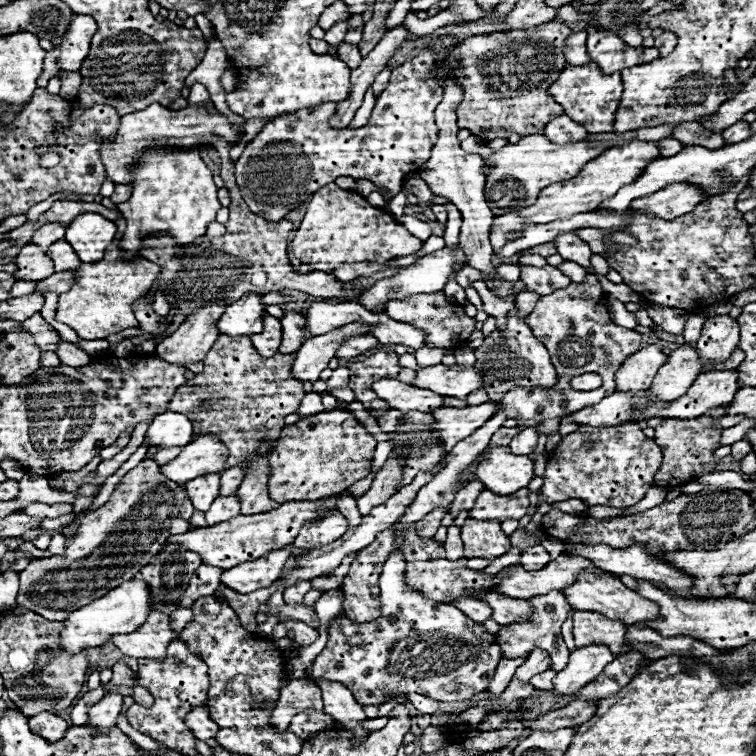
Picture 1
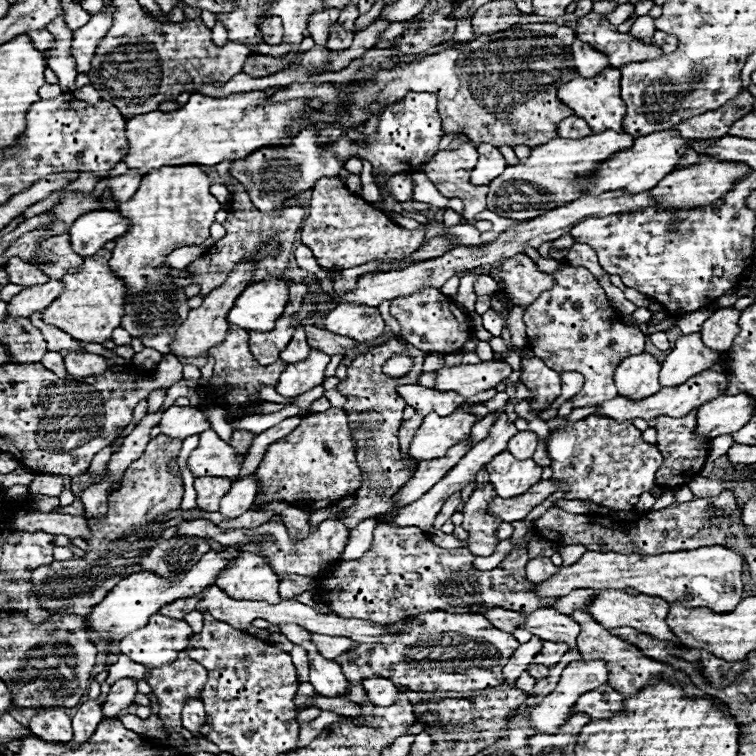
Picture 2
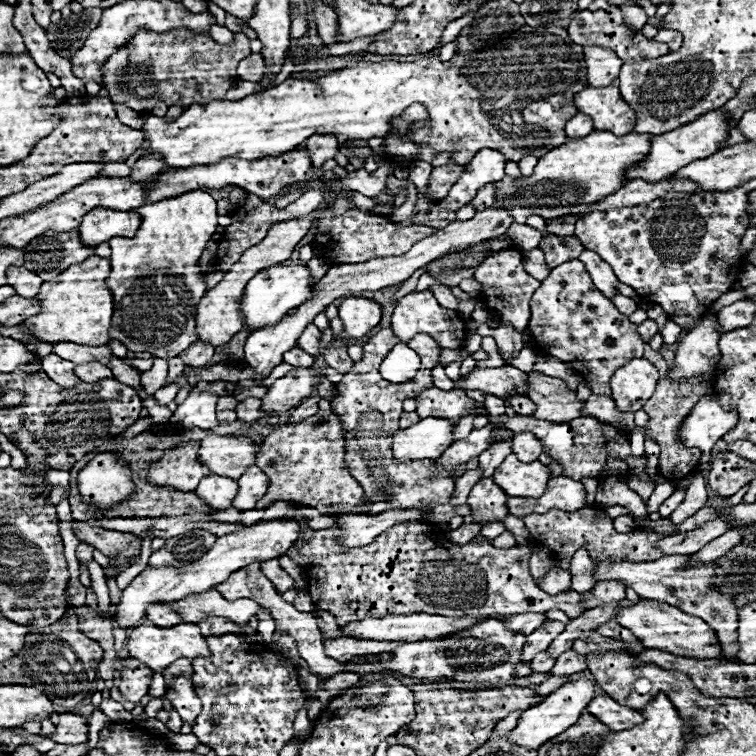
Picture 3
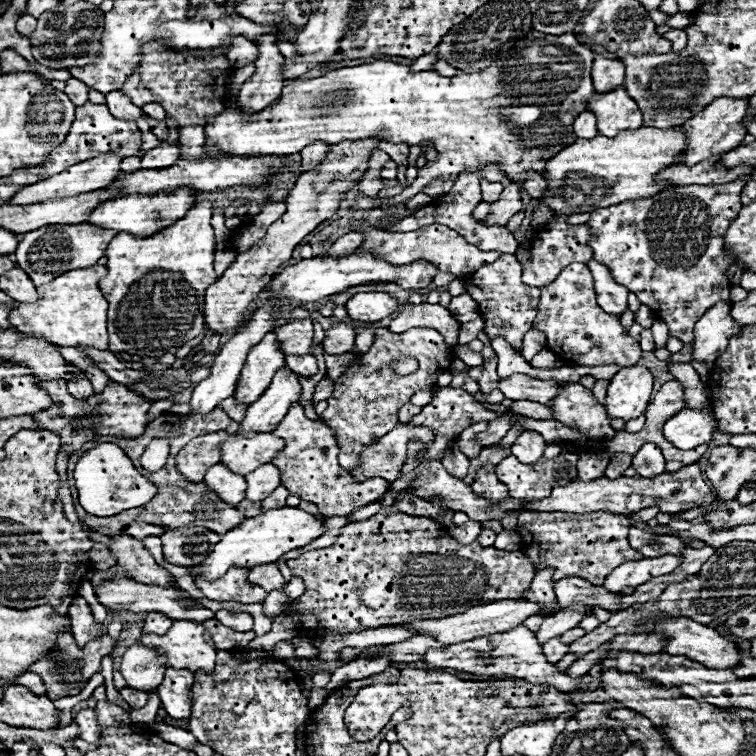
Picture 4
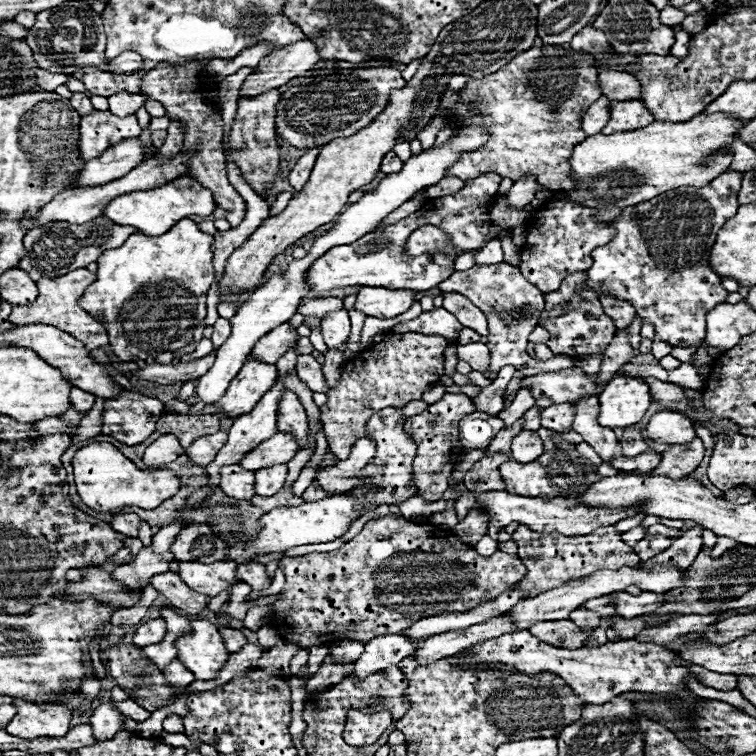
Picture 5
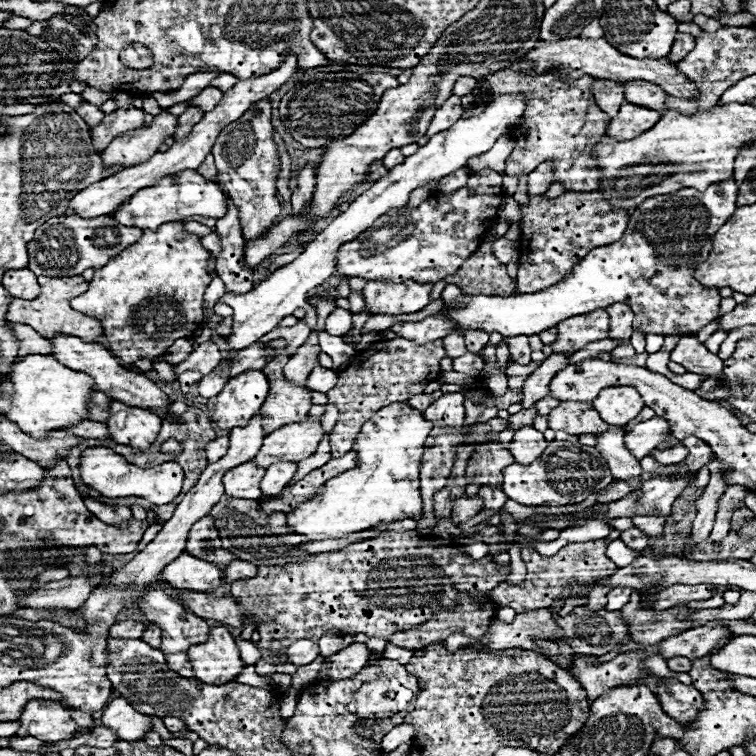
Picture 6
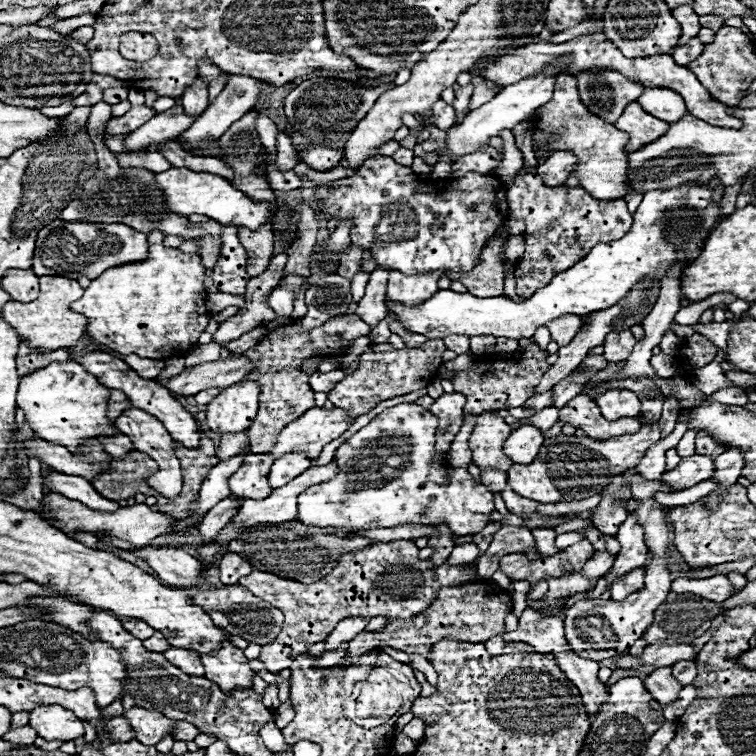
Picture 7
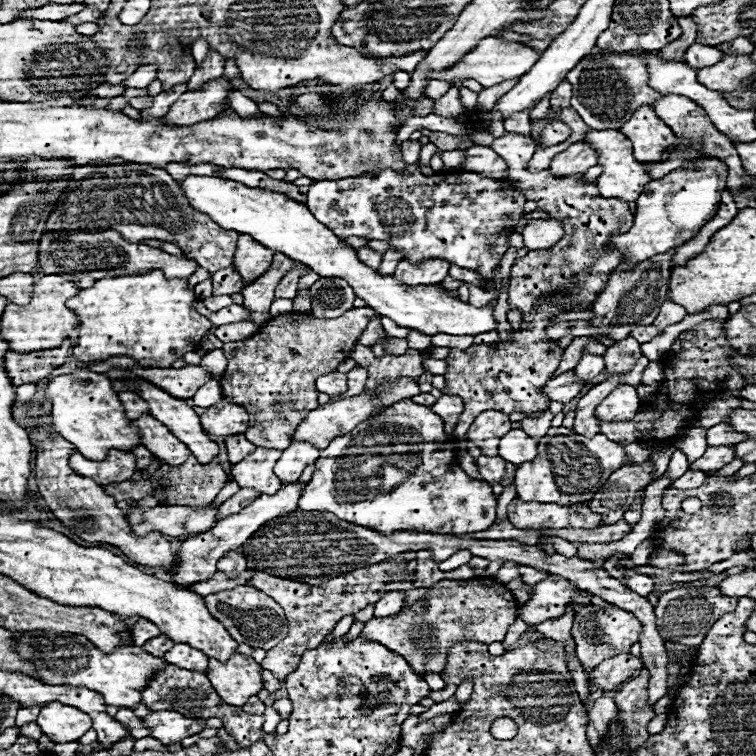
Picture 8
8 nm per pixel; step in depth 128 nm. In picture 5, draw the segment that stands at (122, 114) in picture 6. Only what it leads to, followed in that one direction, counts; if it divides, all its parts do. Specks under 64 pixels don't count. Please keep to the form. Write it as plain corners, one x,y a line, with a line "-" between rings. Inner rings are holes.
94,110
92,114
82,116
80,122
80,156
82,160
92,160
94,156
100,156
106,148
118,144
120,140
140,134
142,128
138,124
136,114
120,118
110,114
110,110

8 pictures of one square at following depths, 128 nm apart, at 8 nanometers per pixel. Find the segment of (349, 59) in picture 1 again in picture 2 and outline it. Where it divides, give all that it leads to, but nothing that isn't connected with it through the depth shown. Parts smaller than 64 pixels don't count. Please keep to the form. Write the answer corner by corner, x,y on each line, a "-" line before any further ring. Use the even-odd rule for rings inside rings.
334,22
330,26
326,48
328,50
346,50
350,44
352,44
352,34
344,26
340,26
338,22

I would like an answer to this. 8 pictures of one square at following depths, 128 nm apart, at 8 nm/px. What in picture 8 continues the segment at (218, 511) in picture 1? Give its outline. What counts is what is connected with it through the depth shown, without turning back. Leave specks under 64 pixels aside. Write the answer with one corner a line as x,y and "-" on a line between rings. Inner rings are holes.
292,442
290,448
286,448
282,452
282,458
276,462
276,476
280,476
280,480
284,484
292,484
300,478
302,470
310,464
314,464
320,458
320,450
314,448
308,442

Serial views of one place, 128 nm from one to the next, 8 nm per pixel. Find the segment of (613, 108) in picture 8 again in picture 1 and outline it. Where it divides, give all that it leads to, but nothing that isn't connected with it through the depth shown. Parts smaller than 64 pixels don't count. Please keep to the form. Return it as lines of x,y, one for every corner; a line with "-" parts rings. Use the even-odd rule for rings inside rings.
564,114
564,116
554,118
550,124
546,124
544,136
548,140
554,140
554,144
568,144
568,142
584,140
588,136
588,132
586,132
586,128
582,124
574,122
572,118
568,118

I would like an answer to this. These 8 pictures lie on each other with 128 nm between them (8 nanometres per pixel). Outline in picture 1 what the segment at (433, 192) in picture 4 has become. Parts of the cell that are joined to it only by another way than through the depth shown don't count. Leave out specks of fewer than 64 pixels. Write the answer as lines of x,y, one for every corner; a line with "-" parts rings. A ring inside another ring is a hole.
446,80
444,86
444,100
436,108
436,124
440,128
440,136
436,146
432,148
432,158
420,168
420,178
430,186
430,190
436,196
450,198
458,210
462,212
462,230
460,230
460,246
468,258
468,264
472,268
478,268
482,272
494,272
494,266
490,266
490,256
492,256
492,244
488,240
490,234
490,224
494,214
490,212
486,198
484,198
484,184
486,176
482,174
482,156
464,152
460,148
460,140
456,138
458,126
456,126
456,116
454,108
462,102
462,88
454,84
454,80

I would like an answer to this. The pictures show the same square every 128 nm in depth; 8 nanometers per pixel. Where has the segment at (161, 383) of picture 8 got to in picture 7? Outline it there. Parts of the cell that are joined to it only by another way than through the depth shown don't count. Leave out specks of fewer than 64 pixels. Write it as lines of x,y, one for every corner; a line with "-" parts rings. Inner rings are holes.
234,356
226,360
216,362
202,362
194,368
184,368
178,376
164,382
164,386
178,396
194,396
194,392
218,386
228,388
236,382
242,382
246,376
246,370
250,370
250,360
244,356

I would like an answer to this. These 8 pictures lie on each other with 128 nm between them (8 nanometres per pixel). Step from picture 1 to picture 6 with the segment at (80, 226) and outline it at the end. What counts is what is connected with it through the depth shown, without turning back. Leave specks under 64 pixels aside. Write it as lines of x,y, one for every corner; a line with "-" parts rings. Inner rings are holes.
184,170
176,174
168,174
162,180
158,180
154,186
142,188
138,194
132,196
132,200
122,206
116,212
116,220
126,226
136,228
158,228
166,222
178,222
186,216
206,216
206,218
222,218
228,212
226,204
226,192
218,188
214,180
208,180
200,176
196,170

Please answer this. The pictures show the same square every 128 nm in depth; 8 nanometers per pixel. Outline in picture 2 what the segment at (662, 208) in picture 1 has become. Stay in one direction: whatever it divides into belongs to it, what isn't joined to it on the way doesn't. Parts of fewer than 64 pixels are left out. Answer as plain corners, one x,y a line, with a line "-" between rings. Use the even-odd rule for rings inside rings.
702,156
696,164
686,166
686,168
678,168
678,170
670,172
670,176
664,176
664,180
658,182
658,186
654,190
650,190
650,194
658,202
658,206
696,208
696,206
702,206
702,204
708,204
708,202
722,198
726,192
730,192
734,188
736,182
740,182
750,172
752,172
752,168
746,166
744,162
720,160
714,156

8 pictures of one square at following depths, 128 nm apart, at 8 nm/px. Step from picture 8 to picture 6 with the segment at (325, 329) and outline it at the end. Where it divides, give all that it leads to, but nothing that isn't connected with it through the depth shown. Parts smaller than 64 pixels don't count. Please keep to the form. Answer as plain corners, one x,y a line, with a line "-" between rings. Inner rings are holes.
370,316
368,318
368,322
364,324
364,328
362,328
362,334
366,334
366,332
376,332
376,330
386,330
386,328
390,328
390,326
394,326
398,320
394,318
394,316
-
284,338
272,340
272,342
268,344
268,348
272,350
272,360
262,368
262,372
264,372
266,378
268,378
270,392
268,392
266,402
264,402
262,408
260,408
262,428
266,435
272,433
274,430
278,430
282,424
290,424
290,422
294,422
294,420
304,420
304,418
308,416
310,406
312,406
312,400
308,398
310,392
306,390
306,386
298,386
298,384
286,382
286,378
284,378
284,366
286,366
286,362
290,360
290,354
286,352
286,340
284,340

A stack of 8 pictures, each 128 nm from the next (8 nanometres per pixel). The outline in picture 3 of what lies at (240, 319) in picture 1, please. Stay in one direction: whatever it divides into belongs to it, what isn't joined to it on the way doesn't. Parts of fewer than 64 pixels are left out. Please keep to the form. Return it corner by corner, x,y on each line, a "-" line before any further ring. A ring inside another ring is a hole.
276,264
258,272
246,286
246,294
242,300
242,312
246,314
246,324
254,328
264,328
276,324
282,316
288,314
290,308
298,308
306,300
312,298
314,282
306,264

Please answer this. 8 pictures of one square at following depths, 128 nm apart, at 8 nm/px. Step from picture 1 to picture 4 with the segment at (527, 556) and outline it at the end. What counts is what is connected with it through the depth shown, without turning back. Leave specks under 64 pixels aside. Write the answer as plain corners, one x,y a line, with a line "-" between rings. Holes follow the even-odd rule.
566,578
558,580
554,584
554,592
558,598
558,604
564,608
572,602
582,602
586,606
600,606
608,612
622,610
624,602
618,598
620,594
606,590
604,586
594,586
588,580
582,578

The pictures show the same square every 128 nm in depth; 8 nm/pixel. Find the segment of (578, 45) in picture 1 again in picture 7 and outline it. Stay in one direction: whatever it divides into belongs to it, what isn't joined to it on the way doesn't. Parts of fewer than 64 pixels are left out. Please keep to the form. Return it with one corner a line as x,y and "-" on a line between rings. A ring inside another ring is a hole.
646,88
638,102
642,104
642,108
646,108
646,112
658,116
660,120
666,120
668,124
676,124
678,120
682,120
682,116
688,114
682,96
668,88

